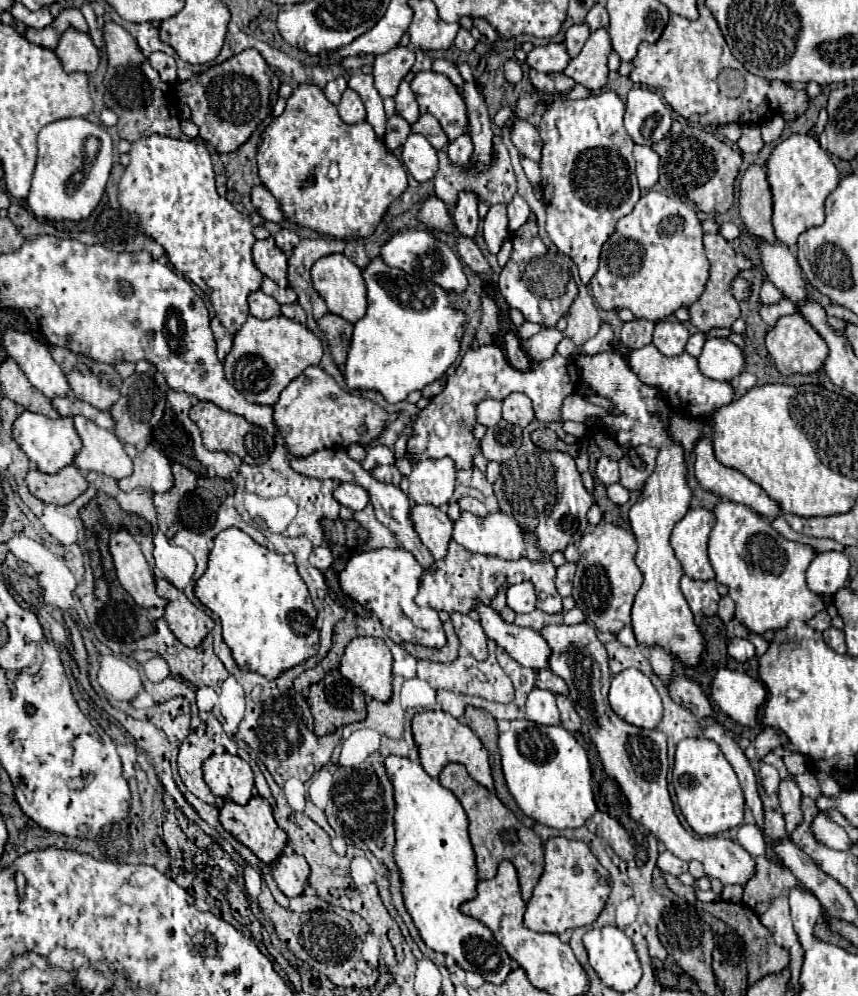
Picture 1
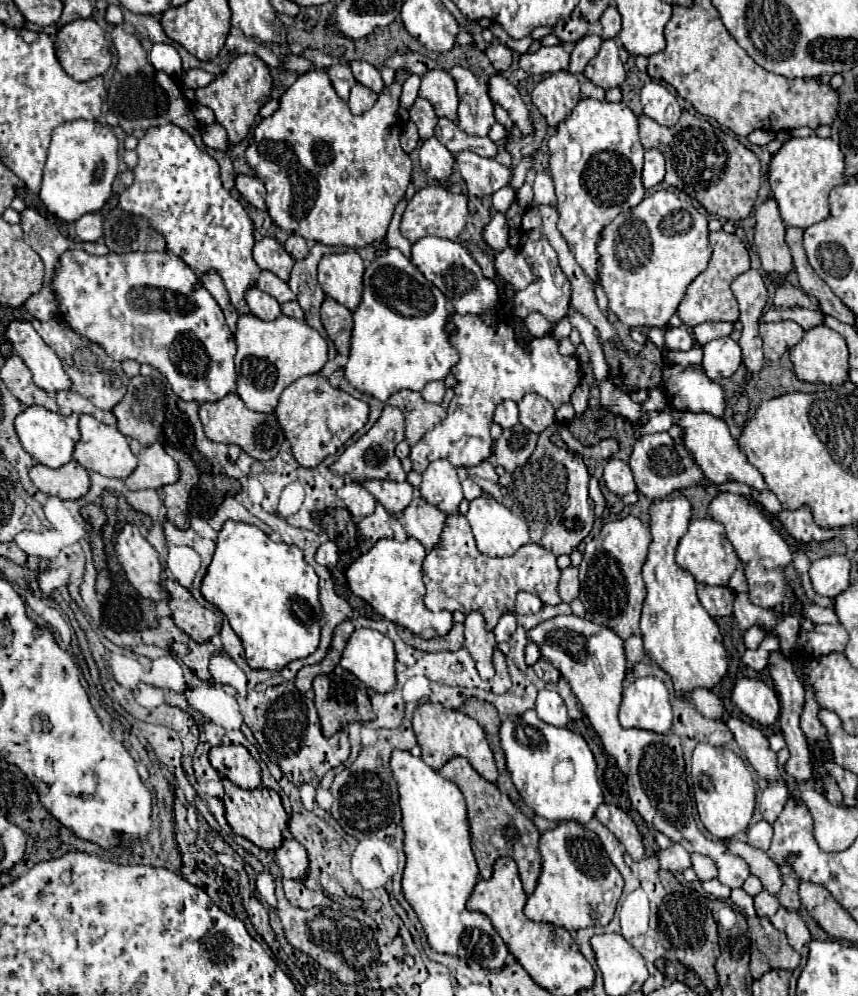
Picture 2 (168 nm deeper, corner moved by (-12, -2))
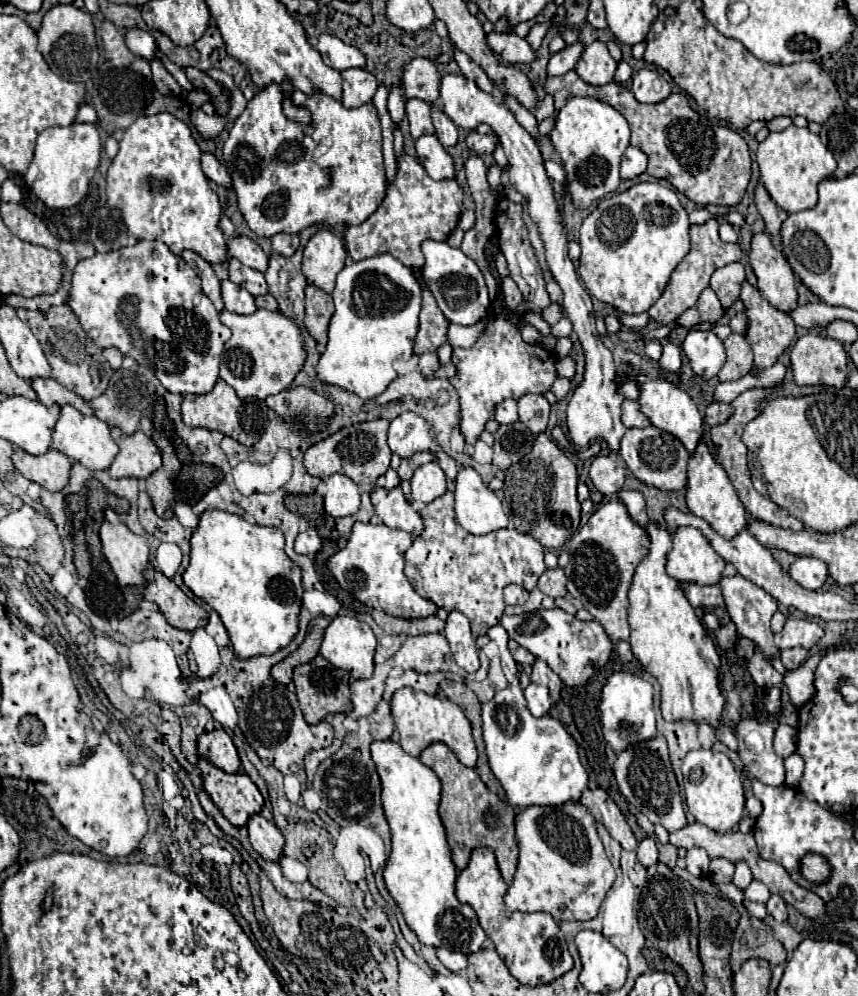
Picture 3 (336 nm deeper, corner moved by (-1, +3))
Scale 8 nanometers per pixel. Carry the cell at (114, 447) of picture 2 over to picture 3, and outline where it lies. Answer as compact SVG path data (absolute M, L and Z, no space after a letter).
M62 405L60 407L60 417L56 421L54 435L52 435L52 447L58 449L60 453L64 453L66 457L70 457L72 461L82 463L84 467L88 467L92 471L108 469L110 463L114 461L116 453L118 453L118 445L110 437L110 427L94 415L84 417L72 405Z

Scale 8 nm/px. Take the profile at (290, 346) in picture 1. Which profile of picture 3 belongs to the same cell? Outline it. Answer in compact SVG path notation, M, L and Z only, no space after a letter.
M256 309L252 315L222 311L220 321L232 331L220 359L220 377L238 393L238 397L266 399L268 395L284 391L292 383L306 359L302 335L294 321L280 311L268 309Z

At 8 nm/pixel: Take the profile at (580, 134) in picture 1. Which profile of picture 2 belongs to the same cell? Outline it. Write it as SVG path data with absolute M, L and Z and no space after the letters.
M579 100L549 138L549 172L557 196L557 228L593 282L599 308L607 312L607 298L599 284L599 236L615 216L629 212L645 198L641 182L643 146L639 142L639 120L633 110L625 102Z

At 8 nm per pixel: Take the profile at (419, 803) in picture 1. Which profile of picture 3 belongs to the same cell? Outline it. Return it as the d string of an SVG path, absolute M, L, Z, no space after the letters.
M390 739L374 741L370 745L370 751L372 751L372 759L376 763L376 771L378 771L380 783L382 783L384 815L386 815L386 821L392 831L392 851L390 851L386 867L384 867L386 889L398 903L398 907L406 919L406 925L418 935L420 943L432 945L432 947L446 945L446 949L460 951L464 955L478 951L482 947L486 935L484 935L482 927L478 925L478 917L476 917L474 909L470 905L462 905L454 893L454 883L456 883L458 873L452 863L452 853L450 853L450 847L446 841L446 831L444 831L444 825L438 815L440 789L442 789L438 777L434 775L434 771L430 767L424 767L424 763L420 763L420 759L408 755L398 743L394 743Z

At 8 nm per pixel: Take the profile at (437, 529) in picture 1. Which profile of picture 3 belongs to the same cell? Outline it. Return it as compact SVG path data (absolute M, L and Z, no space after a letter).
M400 485L394 487L392 491L388 491L384 487L374 487L370 499L372 499L376 515L390 529L402 529L402 531L412 533L414 537L424 531L420 513L416 509L412 509L412 505L404 499Z

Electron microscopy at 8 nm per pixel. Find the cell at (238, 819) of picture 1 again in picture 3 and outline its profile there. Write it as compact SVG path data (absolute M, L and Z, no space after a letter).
M204 757L198 761L198 769L202 775L204 791L232 825L246 825L248 817L262 809L264 799L246 773L228 775Z

